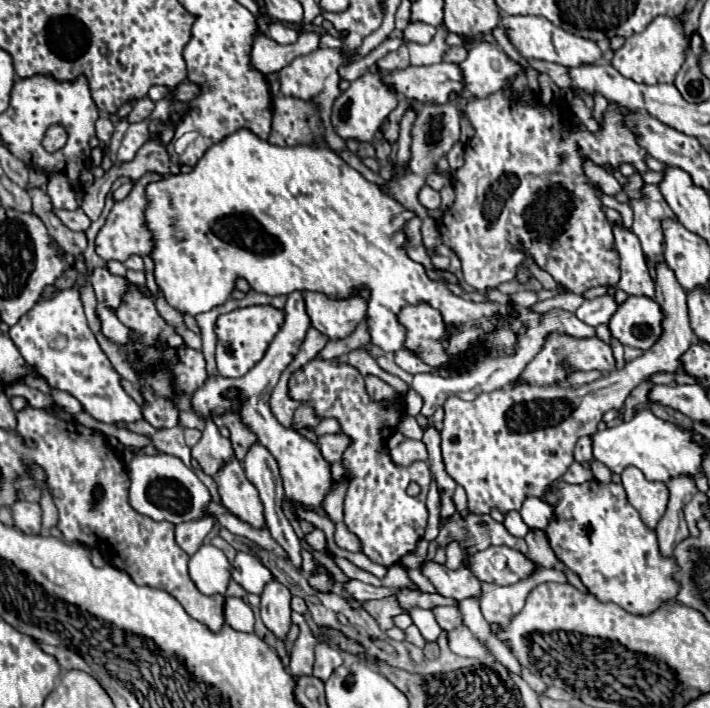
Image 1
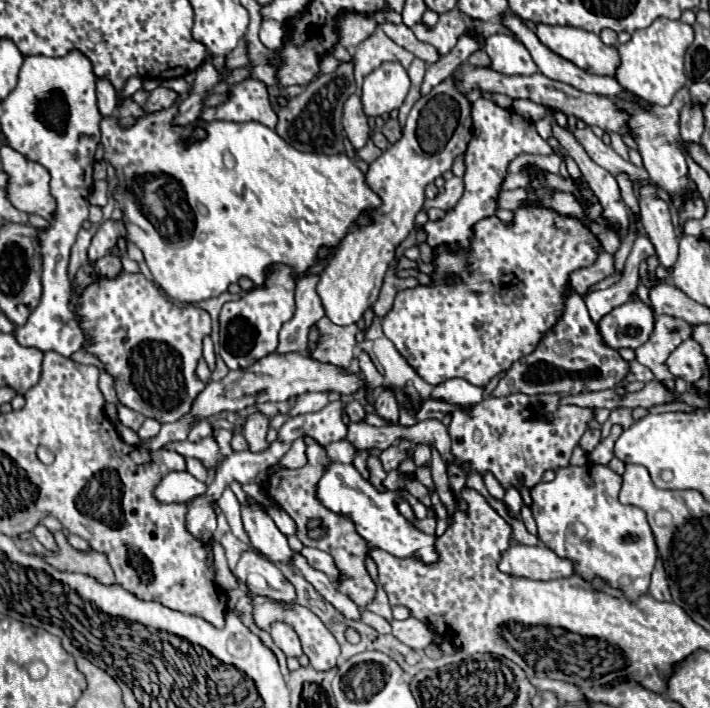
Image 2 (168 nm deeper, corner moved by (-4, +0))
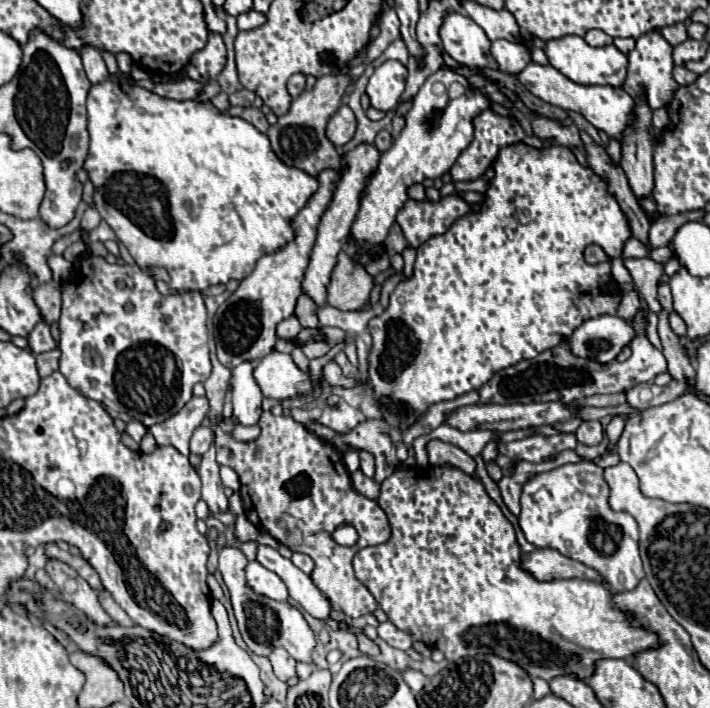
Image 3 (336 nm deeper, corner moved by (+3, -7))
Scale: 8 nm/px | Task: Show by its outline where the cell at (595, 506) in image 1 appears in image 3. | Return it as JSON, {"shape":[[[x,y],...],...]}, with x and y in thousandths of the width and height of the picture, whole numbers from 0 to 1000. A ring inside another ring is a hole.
{"shape":[[[834,650],[755,669],[735,686],[730,737],[741,763],[755,774],[780,774],[842,805],[862,833],[890,833],[907,816],[899,780],[899,740],[887,726],[859,718],[859,689],[848,669],[851,664]]]}

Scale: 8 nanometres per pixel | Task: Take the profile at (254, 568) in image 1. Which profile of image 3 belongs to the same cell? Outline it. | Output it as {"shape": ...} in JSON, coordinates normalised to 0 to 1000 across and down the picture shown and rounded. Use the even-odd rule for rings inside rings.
{"shape":[[[352,794],[346,799],[346,816],[349,816],[349,828],[369,842],[377,842],[386,847],[406,845],[403,825],[394,819],[394,814],[386,811],[383,805],[372,802],[366,794]]]}

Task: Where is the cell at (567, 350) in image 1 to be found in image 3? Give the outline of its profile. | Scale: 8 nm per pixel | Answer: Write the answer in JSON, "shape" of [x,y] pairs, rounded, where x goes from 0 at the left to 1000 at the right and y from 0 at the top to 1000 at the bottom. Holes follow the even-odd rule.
{"shape":[[[899,438],[893,446],[893,480],[890,480],[890,503],[879,511],[834,511],[825,506],[814,506],[803,497],[800,483],[792,483],[749,508],[735,508],[727,517],[715,517],[699,525],[676,551],[676,571],[746,571],[746,568],[806,568],[820,565],[837,556],[870,556],[882,554],[896,542],[915,540],[921,531],[938,525],[938,506],[930,494],[924,494],[910,477],[910,441]]]}

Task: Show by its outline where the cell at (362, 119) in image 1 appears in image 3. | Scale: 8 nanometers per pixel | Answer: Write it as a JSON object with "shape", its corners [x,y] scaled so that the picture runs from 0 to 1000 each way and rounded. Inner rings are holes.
{"shape":[[[546,85],[538,93],[532,93],[521,107],[521,116],[515,124],[524,150],[538,158],[558,153],[569,130],[572,107],[575,107],[575,99],[561,85]]]}

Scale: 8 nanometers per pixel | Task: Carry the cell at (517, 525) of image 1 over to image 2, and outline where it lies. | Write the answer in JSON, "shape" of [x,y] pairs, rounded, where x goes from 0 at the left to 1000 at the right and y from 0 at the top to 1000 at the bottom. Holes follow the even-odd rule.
{"shape":[[[714,694],[708,708],[711,708],[714,719],[717,719],[717,730],[731,733],[734,730],[734,716],[737,716],[737,705],[734,705],[731,694]]]}

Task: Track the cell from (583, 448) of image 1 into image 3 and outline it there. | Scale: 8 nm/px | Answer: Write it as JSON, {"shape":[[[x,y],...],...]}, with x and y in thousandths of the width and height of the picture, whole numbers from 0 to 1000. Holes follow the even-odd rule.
{"shape":[[[842,593],[820,596],[817,605],[811,607],[811,619],[814,619],[814,624],[828,627],[828,630],[848,624],[848,616],[851,616],[851,607],[848,607],[848,602],[845,602]]]}

